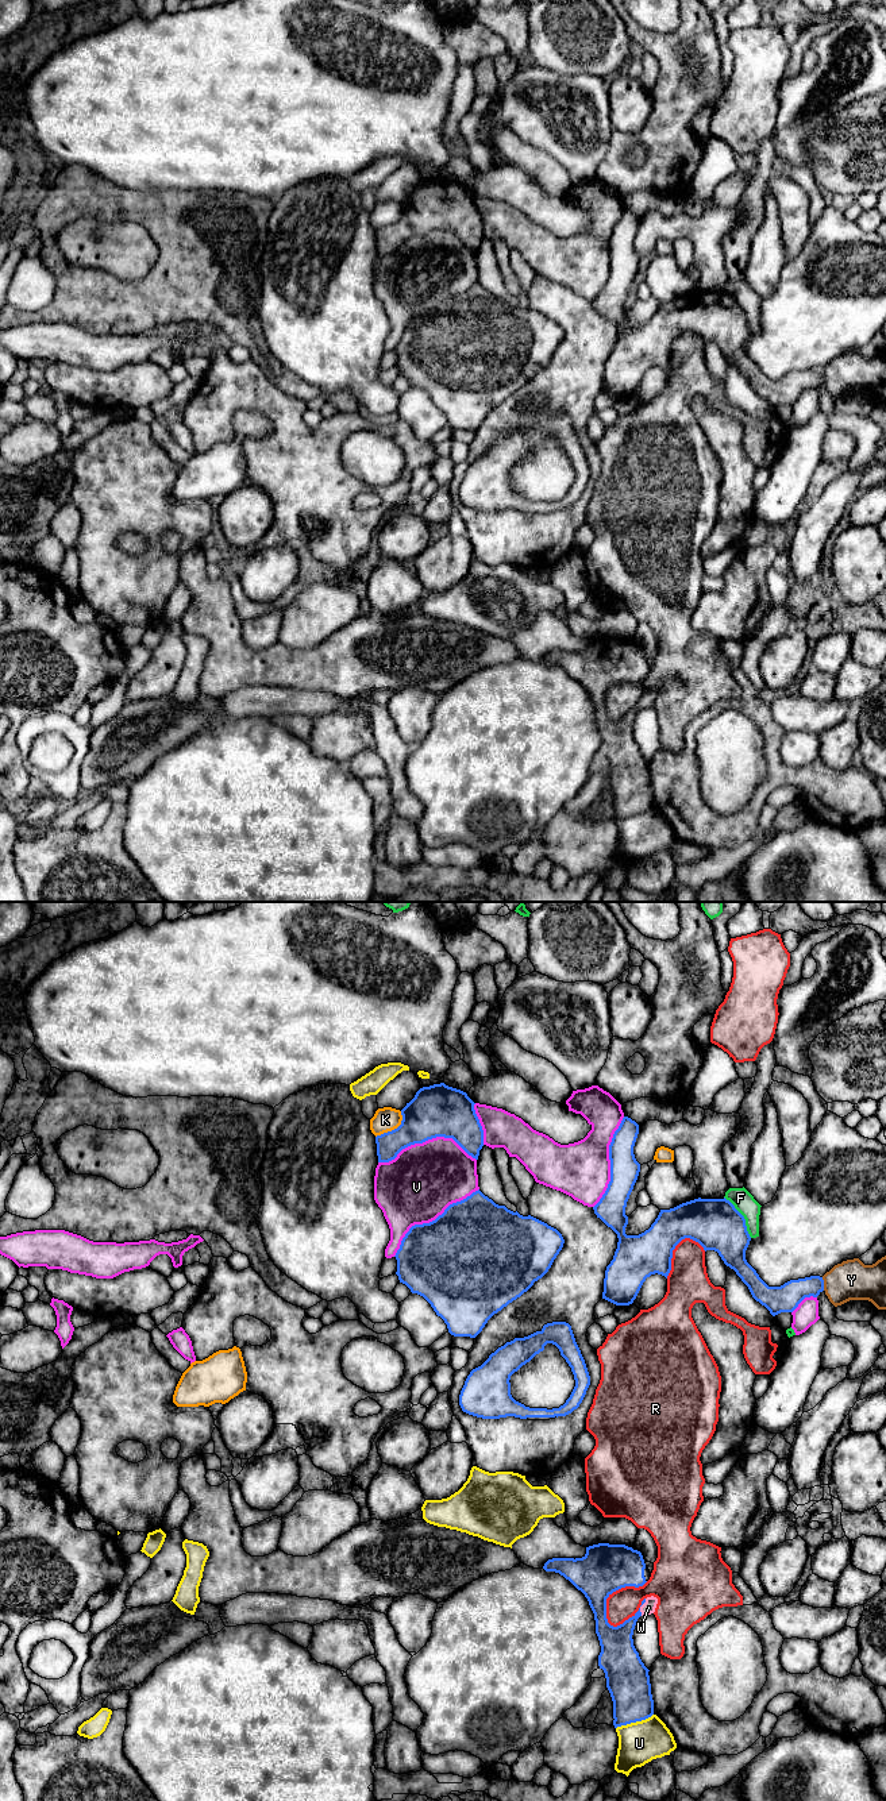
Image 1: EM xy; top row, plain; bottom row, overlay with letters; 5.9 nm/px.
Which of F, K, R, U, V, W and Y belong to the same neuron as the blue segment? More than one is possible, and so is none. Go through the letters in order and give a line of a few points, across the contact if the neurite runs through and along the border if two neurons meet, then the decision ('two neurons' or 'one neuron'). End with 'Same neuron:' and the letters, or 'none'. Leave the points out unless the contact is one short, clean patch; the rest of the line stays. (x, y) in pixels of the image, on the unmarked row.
F: two neurons
K: two neurons
R: two neurons
U: two neurons
V: two neurons
W: one neuron
Y: two neurons
Same neuron: W

